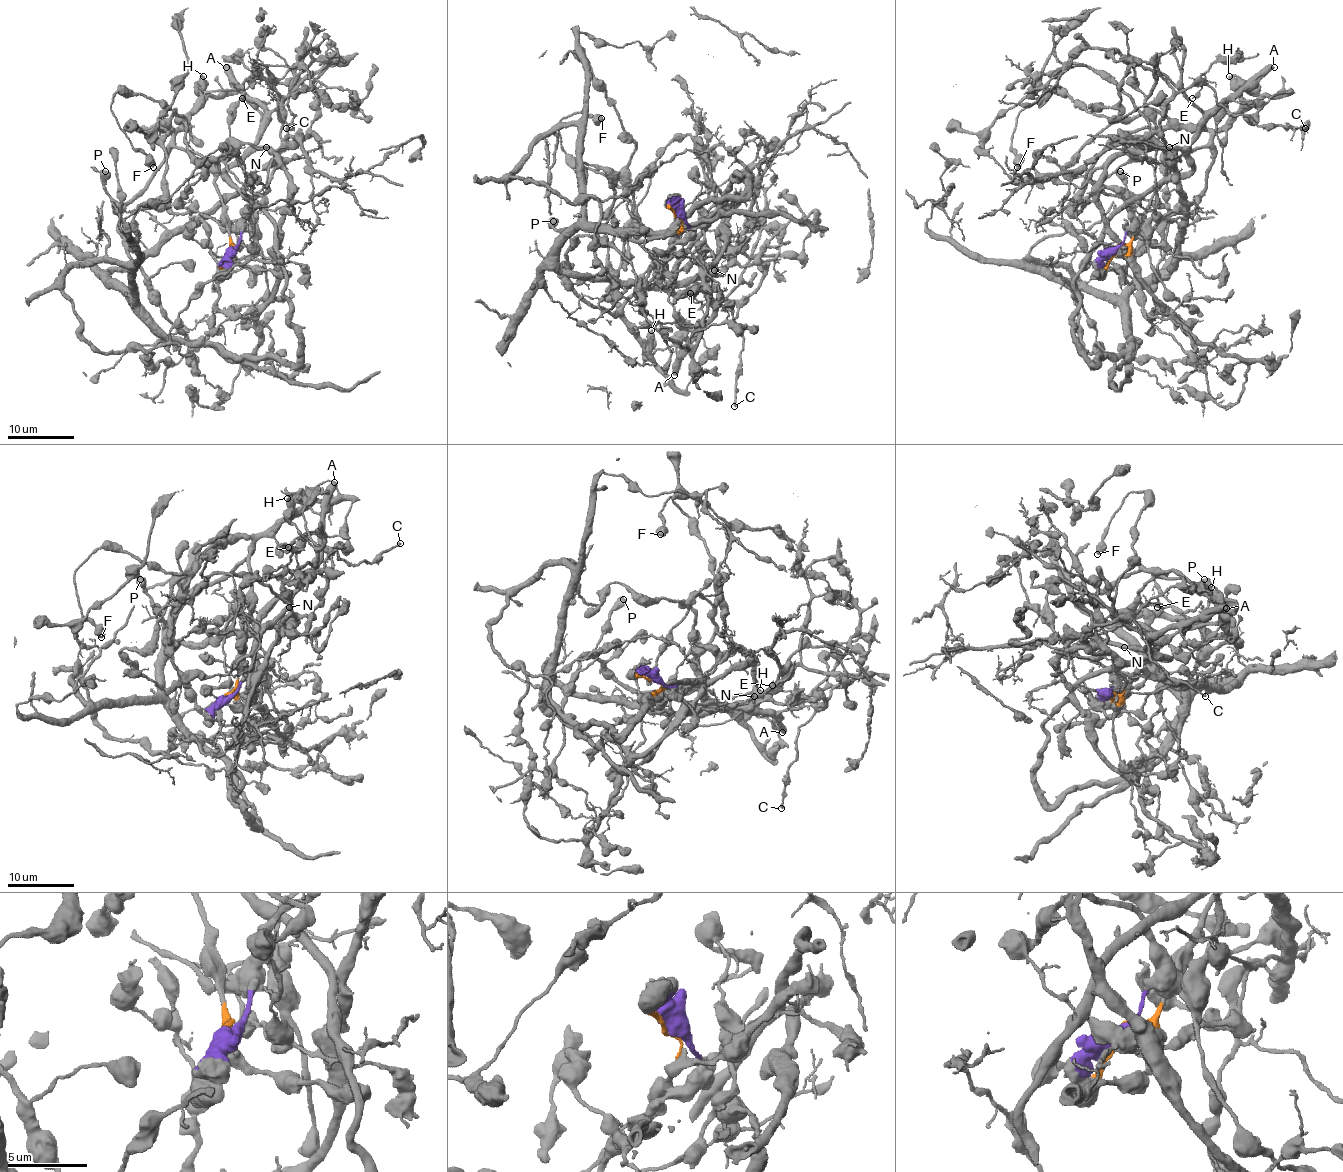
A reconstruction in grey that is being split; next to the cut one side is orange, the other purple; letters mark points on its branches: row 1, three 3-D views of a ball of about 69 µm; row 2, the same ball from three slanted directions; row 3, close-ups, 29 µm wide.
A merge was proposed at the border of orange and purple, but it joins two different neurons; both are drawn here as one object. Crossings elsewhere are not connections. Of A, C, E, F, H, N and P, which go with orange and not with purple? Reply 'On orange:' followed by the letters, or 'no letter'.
On orange: F, H, P

